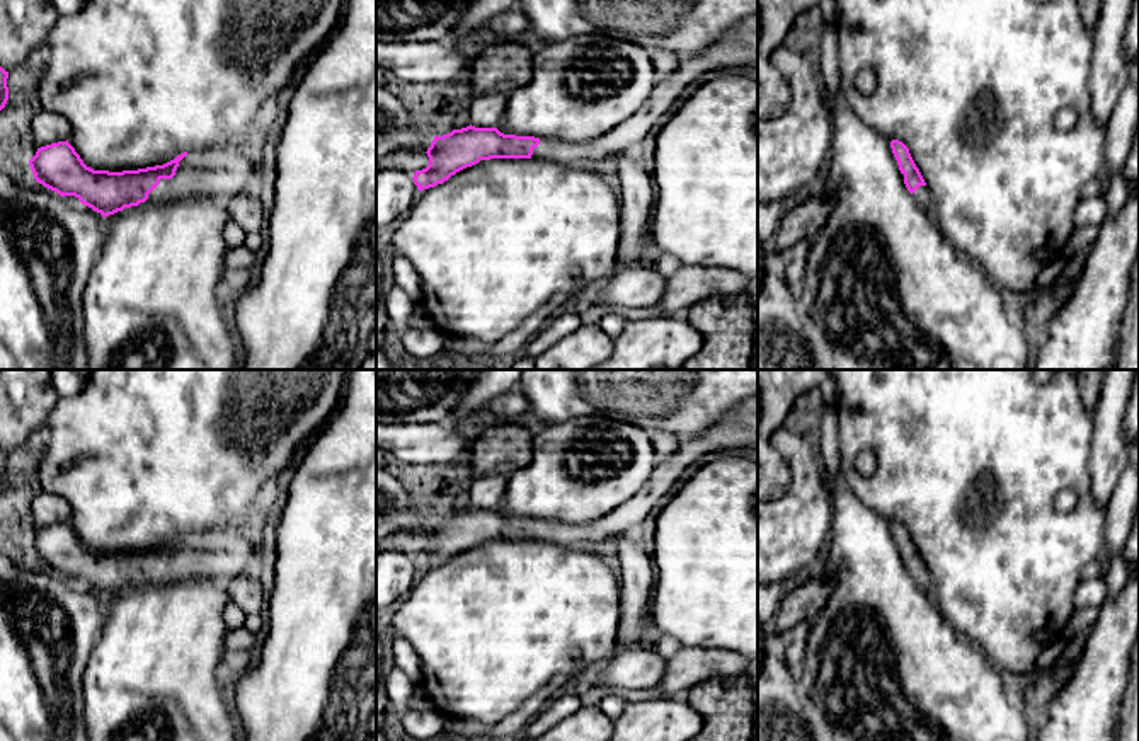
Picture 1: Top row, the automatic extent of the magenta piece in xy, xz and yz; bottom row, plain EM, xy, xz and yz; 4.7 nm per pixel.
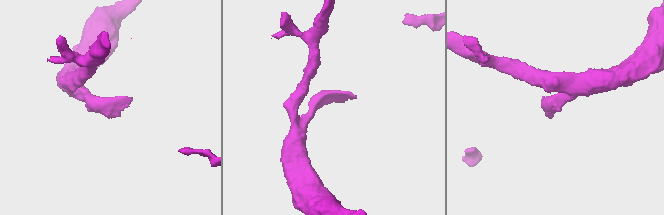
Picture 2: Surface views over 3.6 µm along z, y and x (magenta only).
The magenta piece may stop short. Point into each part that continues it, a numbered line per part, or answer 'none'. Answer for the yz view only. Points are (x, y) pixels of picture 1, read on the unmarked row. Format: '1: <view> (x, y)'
1: yz (921, 576)

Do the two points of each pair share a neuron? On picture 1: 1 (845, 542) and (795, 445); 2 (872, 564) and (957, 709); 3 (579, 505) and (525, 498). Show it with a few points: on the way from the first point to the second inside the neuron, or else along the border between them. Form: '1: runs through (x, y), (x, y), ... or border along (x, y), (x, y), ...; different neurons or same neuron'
1: border along (823, 477), (823, 488), (831, 510), (829, 530); different neurons
2: runs through (874, 600), (884, 610), (903, 654), (921, 673); same neuron
3: runs through (566, 498), (538, 498); same neuron

